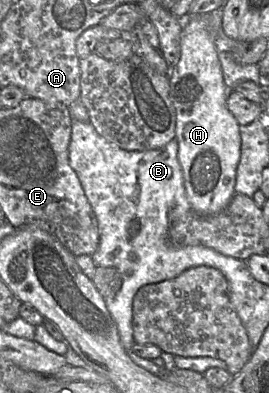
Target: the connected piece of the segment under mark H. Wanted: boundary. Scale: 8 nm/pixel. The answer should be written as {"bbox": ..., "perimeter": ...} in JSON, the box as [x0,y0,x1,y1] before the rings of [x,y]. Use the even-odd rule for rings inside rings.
{"bbox":[169,18,241,215],"perimeter":[[[187,18],[180,48],[180,59],[169,73],[170,98],[176,113],[178,160],[192,210],[214,215],[222,211],[235,194],[236,169],[241,155],[240,125],[227,108],[230,90],[223,79],[215,35],[204,19]]]}

